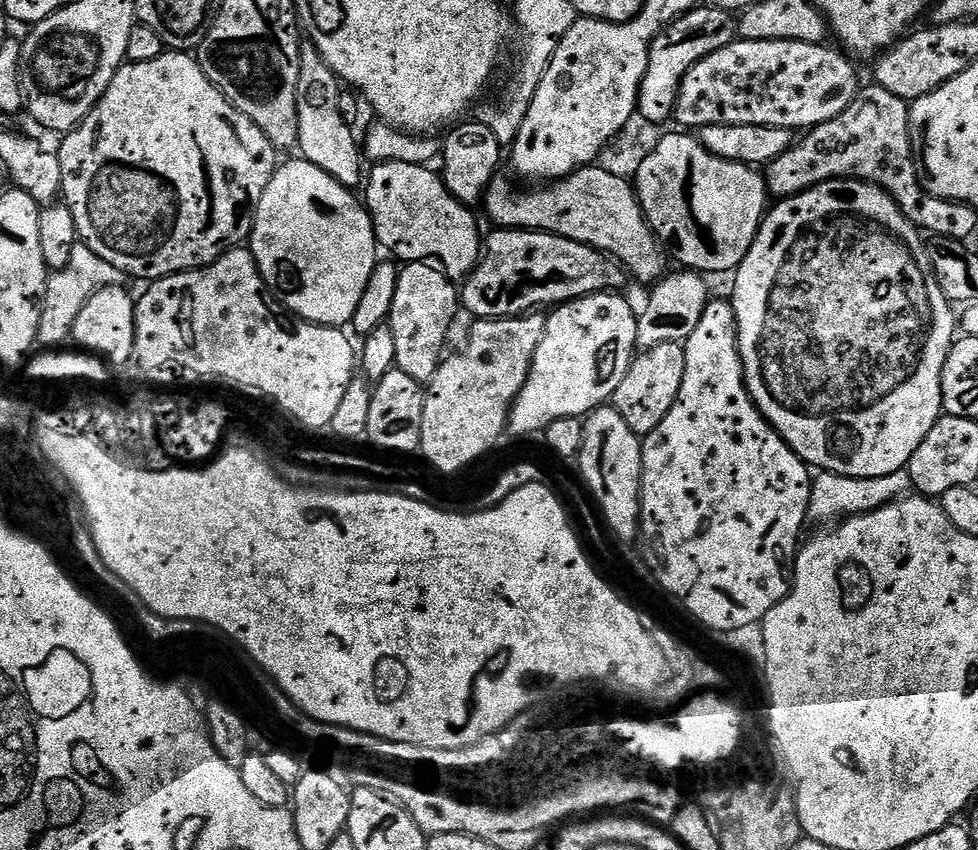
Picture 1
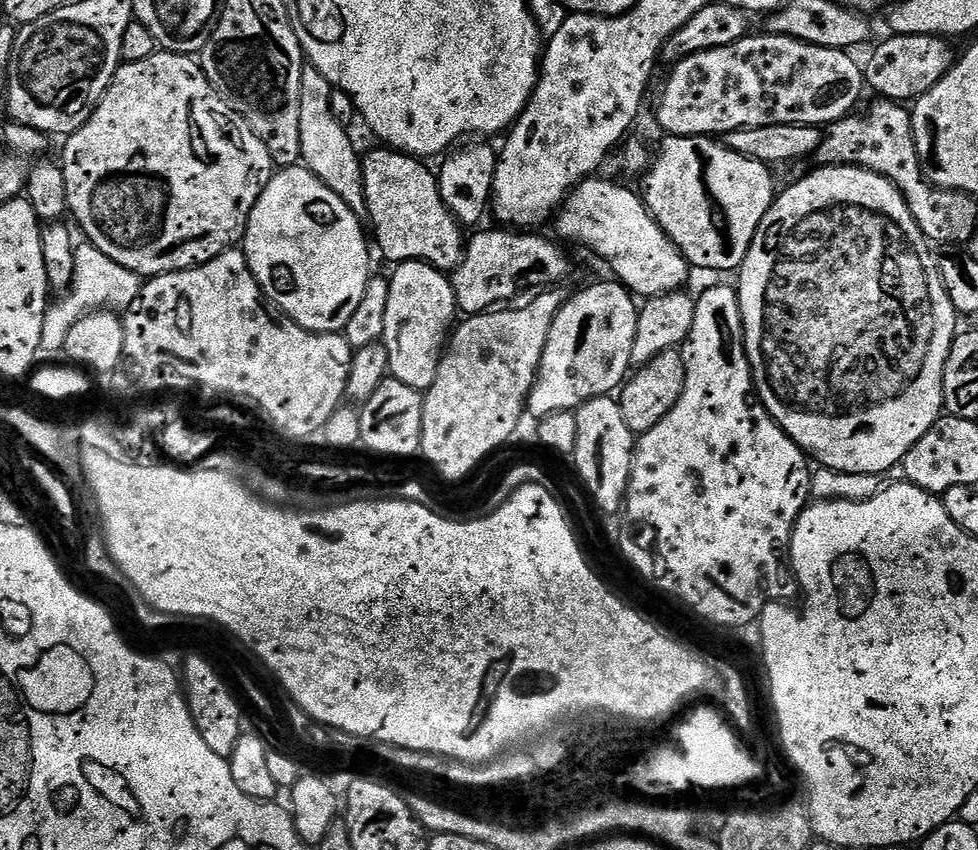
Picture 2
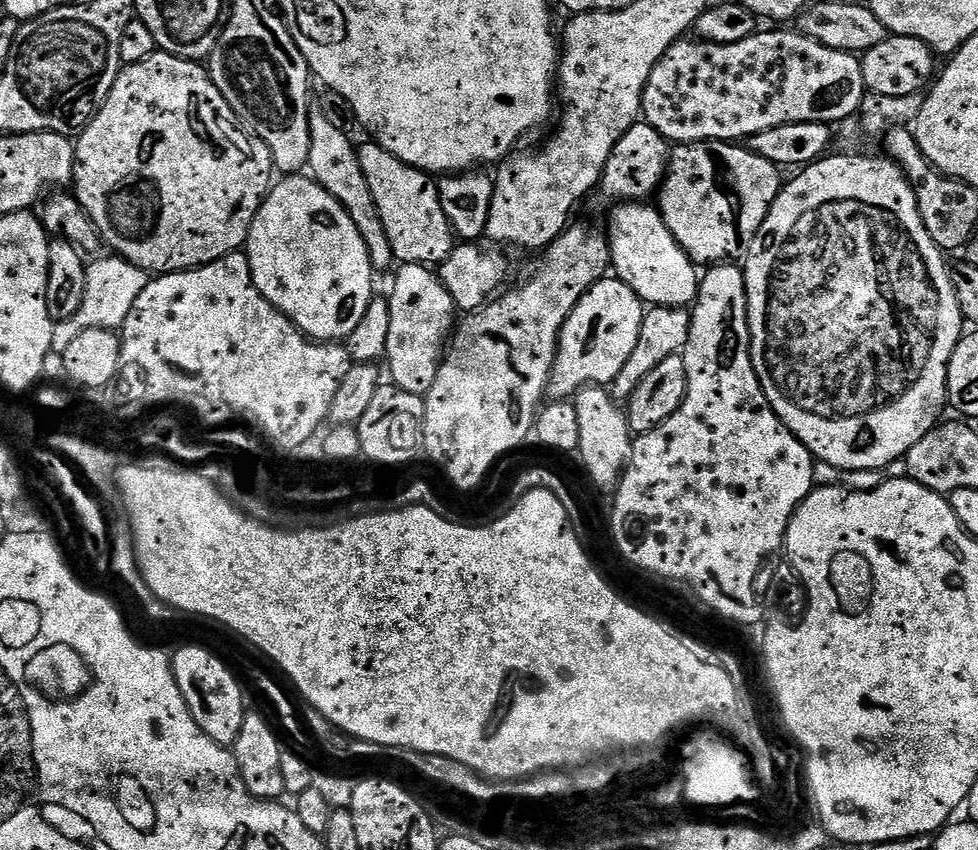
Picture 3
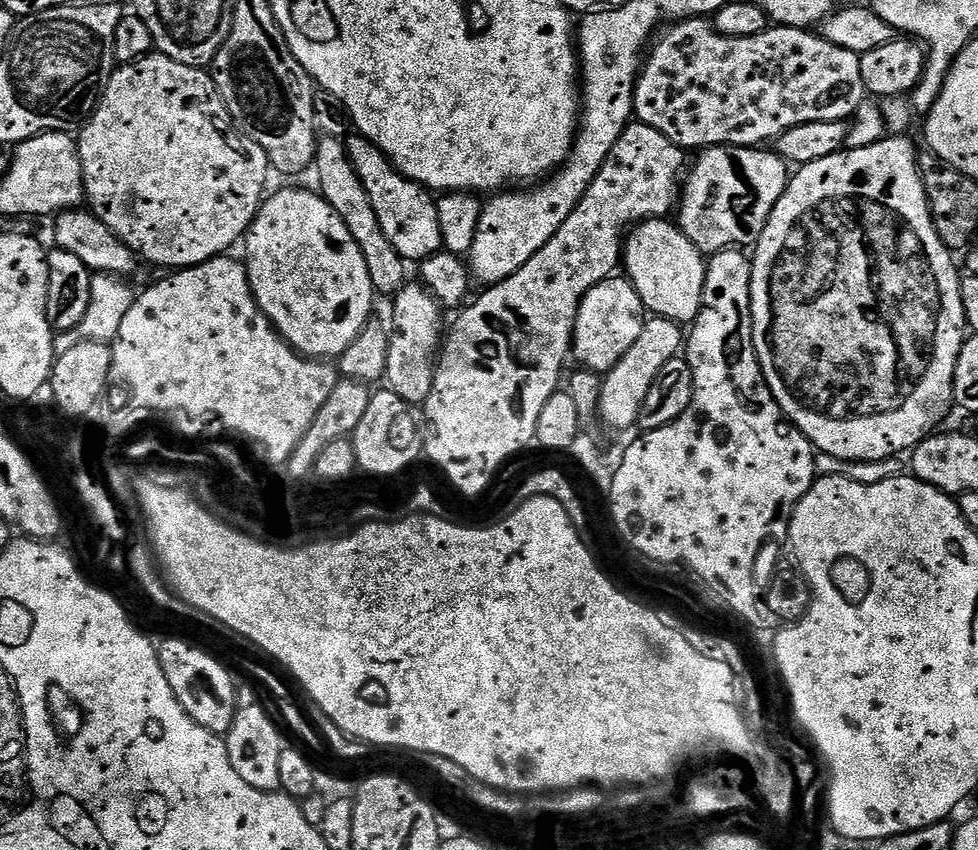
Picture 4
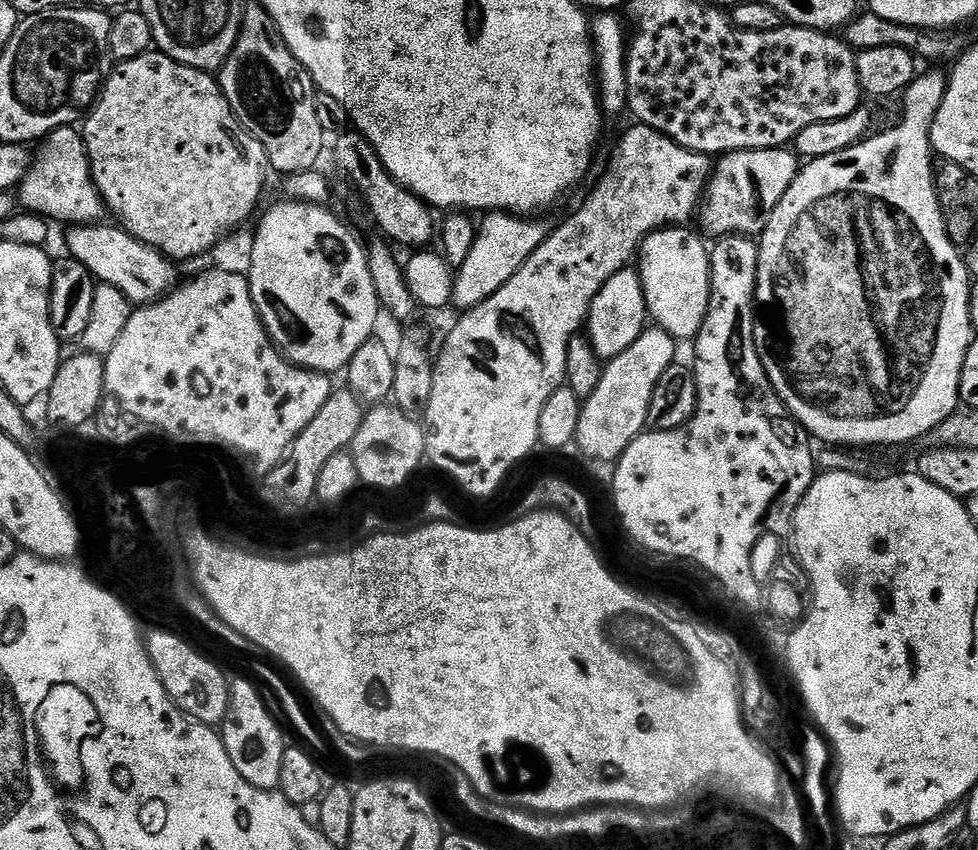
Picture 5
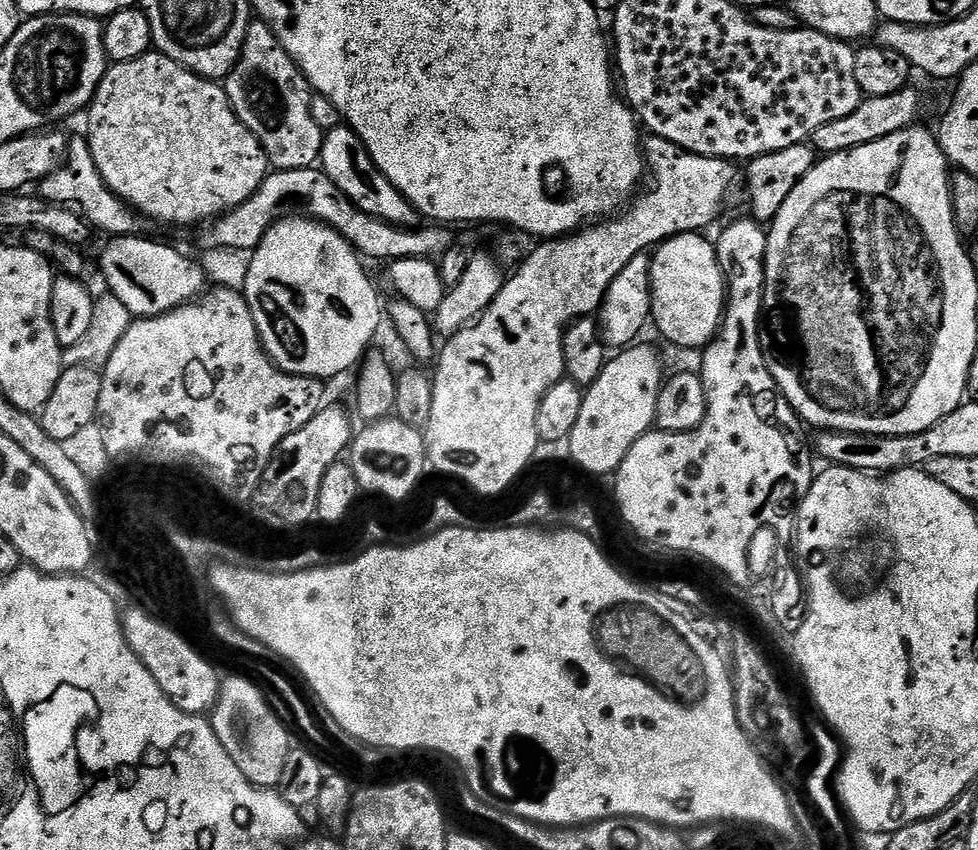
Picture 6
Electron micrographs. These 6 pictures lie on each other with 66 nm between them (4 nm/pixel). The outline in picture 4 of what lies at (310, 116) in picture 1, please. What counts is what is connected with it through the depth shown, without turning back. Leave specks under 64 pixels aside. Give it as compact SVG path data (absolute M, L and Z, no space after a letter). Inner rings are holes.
M325 135L316 145L314 173L320 179L319 195L346 222L346 230L358 242L362 250L362 258L366 258L366 270L370 270L370 282L377 293L388 298L395 297L397 292L409 279L406 261L394 250L390 238L386 238L386 230L382 230L382 222L378 222L378 214L374 214L374 206L370 202L370 194L366 194L366 186L362 186L362 178L354 170L350 162L350 154L343 139Z

